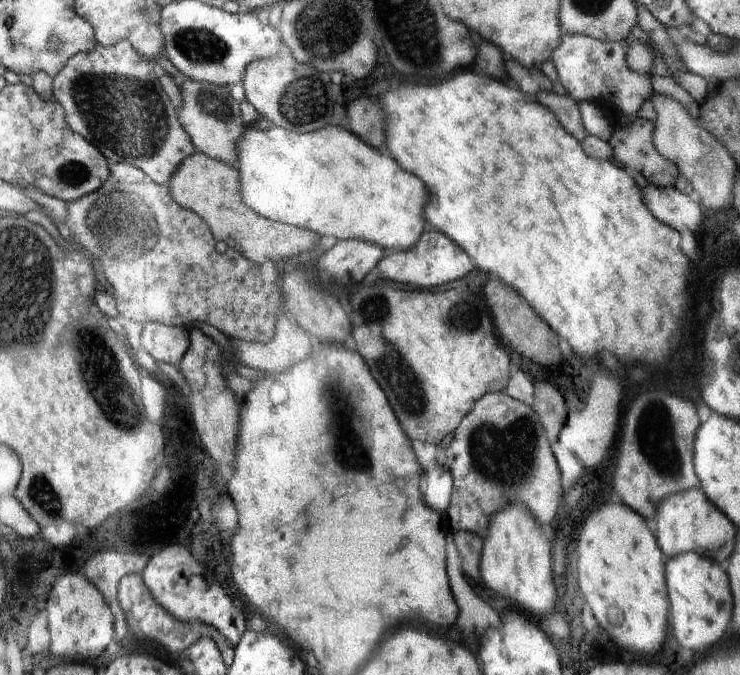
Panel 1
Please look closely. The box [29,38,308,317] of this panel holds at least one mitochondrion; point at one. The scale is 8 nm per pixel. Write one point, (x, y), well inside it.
(126, 115)

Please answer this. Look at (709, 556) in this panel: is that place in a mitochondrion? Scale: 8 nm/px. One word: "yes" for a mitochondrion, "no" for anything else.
no

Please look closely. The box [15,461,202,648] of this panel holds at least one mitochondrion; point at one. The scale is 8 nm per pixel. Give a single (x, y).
(44, 494)

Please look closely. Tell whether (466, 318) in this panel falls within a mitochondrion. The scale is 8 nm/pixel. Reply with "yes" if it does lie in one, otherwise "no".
yes

